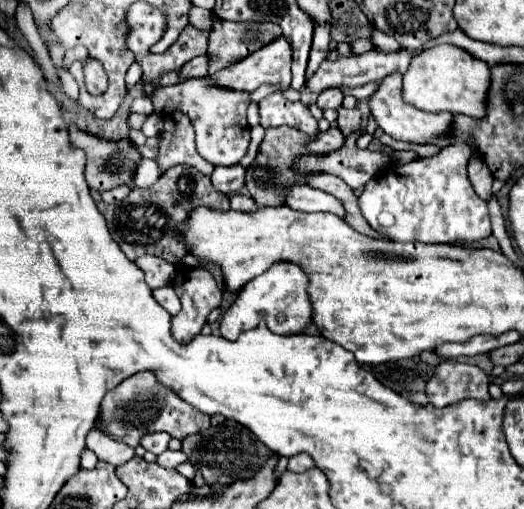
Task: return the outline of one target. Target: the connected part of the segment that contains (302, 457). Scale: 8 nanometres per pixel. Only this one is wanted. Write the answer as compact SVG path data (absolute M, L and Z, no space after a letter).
M299 453L299 455L289 457L287 469L293 471L293 473L303 473L303 471L307 471L307 469L311 469L311 467L315 467L315 463L313 463L313 459L311 459L307 453Z

